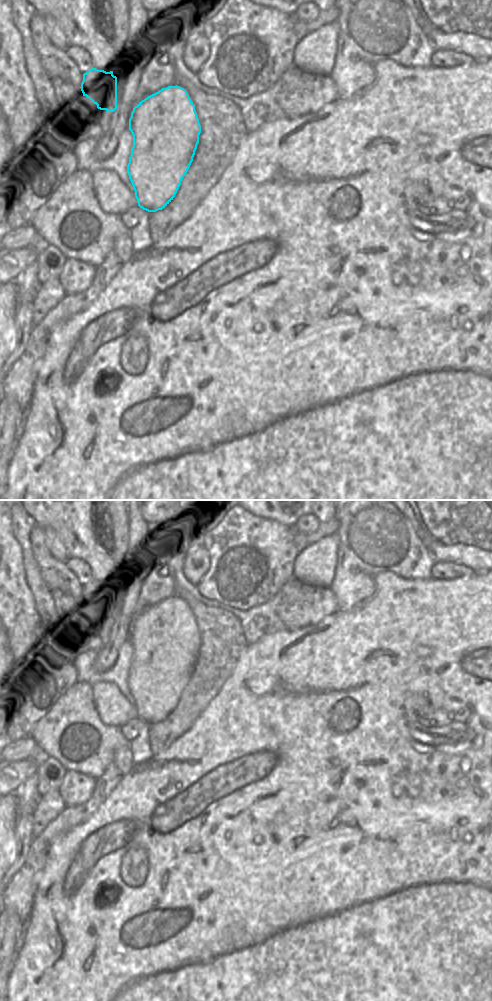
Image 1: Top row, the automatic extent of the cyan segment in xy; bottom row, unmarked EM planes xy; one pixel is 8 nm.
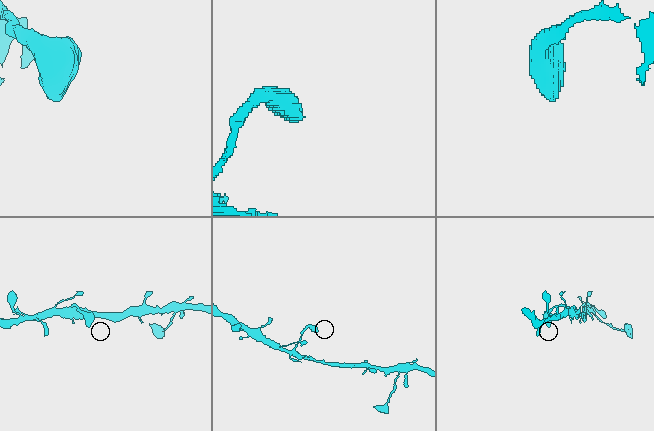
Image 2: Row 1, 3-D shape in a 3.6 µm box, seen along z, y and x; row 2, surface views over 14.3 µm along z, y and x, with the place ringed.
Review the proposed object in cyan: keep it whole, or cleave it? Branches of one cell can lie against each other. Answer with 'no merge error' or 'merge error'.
no merge error

